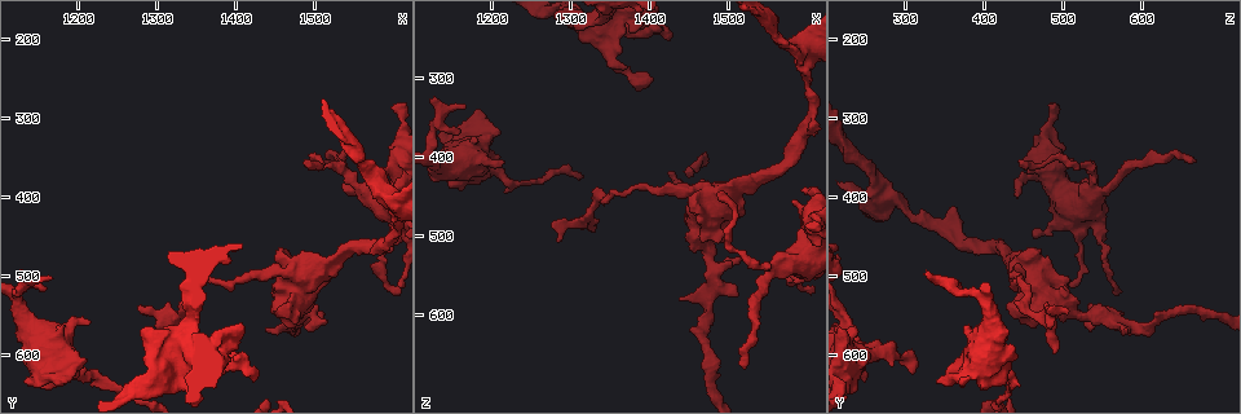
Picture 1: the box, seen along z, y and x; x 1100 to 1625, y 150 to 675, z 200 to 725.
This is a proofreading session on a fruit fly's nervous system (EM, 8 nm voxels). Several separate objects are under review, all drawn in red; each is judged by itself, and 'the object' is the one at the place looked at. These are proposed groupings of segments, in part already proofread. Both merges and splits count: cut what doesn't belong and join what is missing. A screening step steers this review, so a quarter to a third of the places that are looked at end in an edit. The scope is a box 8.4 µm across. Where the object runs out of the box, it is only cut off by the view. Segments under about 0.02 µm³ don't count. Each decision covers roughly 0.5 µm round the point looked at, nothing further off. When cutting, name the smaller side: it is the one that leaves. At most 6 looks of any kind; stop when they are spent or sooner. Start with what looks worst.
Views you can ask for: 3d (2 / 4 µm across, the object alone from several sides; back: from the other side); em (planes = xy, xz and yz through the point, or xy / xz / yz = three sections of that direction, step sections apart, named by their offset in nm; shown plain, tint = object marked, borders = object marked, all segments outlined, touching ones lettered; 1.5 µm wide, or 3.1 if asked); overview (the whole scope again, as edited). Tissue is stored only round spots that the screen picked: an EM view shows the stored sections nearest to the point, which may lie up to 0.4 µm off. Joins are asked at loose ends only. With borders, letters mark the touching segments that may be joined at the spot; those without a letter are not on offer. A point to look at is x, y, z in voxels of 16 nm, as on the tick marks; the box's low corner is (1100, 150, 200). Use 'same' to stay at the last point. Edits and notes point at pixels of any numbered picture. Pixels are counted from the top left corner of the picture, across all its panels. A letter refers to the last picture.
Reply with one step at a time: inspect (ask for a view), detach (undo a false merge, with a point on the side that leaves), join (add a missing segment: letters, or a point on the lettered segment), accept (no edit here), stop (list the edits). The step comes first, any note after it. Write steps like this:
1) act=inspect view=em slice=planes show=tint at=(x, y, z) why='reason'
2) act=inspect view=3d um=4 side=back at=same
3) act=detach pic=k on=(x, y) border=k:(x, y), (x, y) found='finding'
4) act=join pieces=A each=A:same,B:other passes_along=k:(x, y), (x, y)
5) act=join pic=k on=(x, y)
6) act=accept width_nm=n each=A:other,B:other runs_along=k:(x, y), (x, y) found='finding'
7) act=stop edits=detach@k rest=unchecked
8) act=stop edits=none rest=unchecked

act=inspect view=em slice=xy step=8 show=borders at=(1160, 500, 335) why='free end'

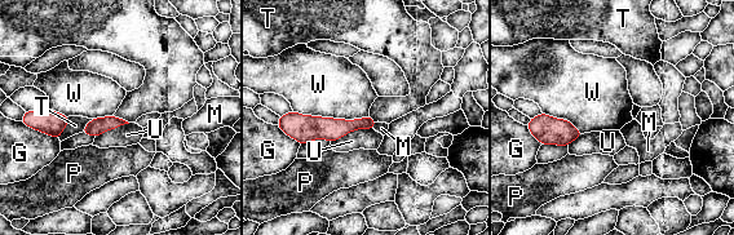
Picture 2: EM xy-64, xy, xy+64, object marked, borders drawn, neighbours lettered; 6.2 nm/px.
act=inspect view=em slice=planes show=borders at=same

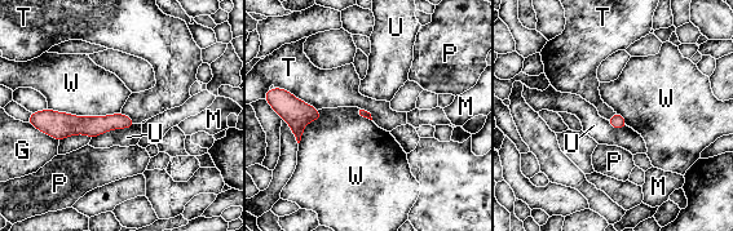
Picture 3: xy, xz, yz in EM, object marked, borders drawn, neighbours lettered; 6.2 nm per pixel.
act=accept each=G:other,M:other,P:other,T:other,U:other,W:other border=3:(48, 107), (76, 115), (120, 112) found='none of them fits'

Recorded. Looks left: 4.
act=inspect view=3d um=2 side=back at=(1320, 565, 235)

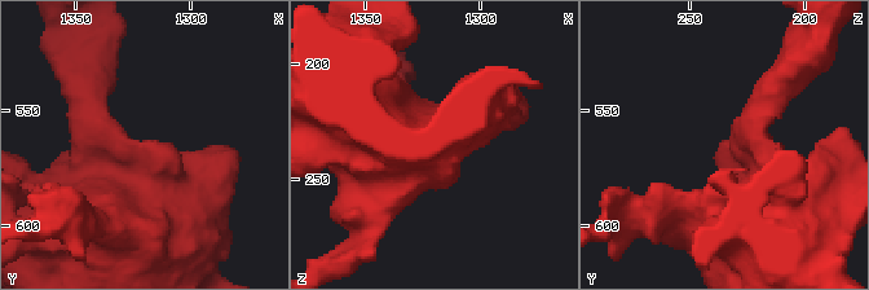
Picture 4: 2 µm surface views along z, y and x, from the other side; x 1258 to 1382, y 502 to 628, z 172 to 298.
act=inspect view=em slice=planes show=borders at=(1320, 565, 235) why='need the tissue'

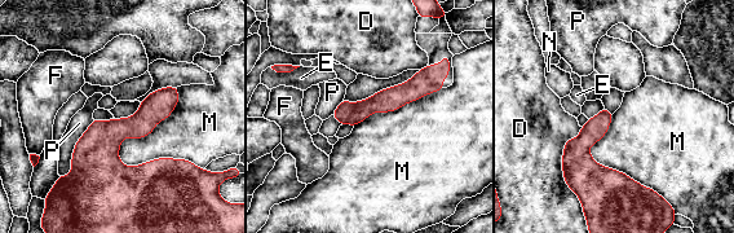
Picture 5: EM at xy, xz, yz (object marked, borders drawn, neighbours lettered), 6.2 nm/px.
act=accept longest_contact=M:600nm each=D:other,E:other,F:other,M:other,N:other,P:other found='none of them fits'

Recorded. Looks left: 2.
act=inspect view=3d um=4 at=(1385, 620, 305) why='an open end'

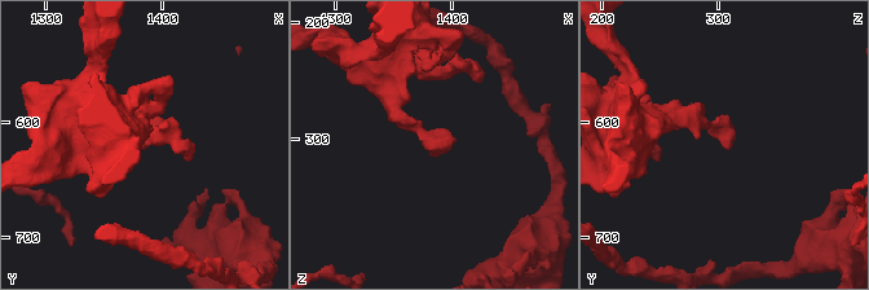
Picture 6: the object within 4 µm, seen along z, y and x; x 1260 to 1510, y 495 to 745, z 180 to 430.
act=inspect view=em slice=planes show=borders at=(1382, 624, 304) why='shape alone is not enough'

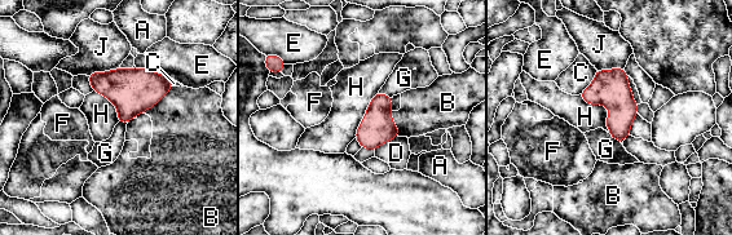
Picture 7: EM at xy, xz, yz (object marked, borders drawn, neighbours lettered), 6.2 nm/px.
act=accept each=A:other,B:other,C:other,D:other,E:other,F:other,G:other,H:other,J:other border=7:(379, 91), (392, 97) found='no lettered segment goes on from it'

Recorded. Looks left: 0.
act=stop edits=none rest=unchecked

